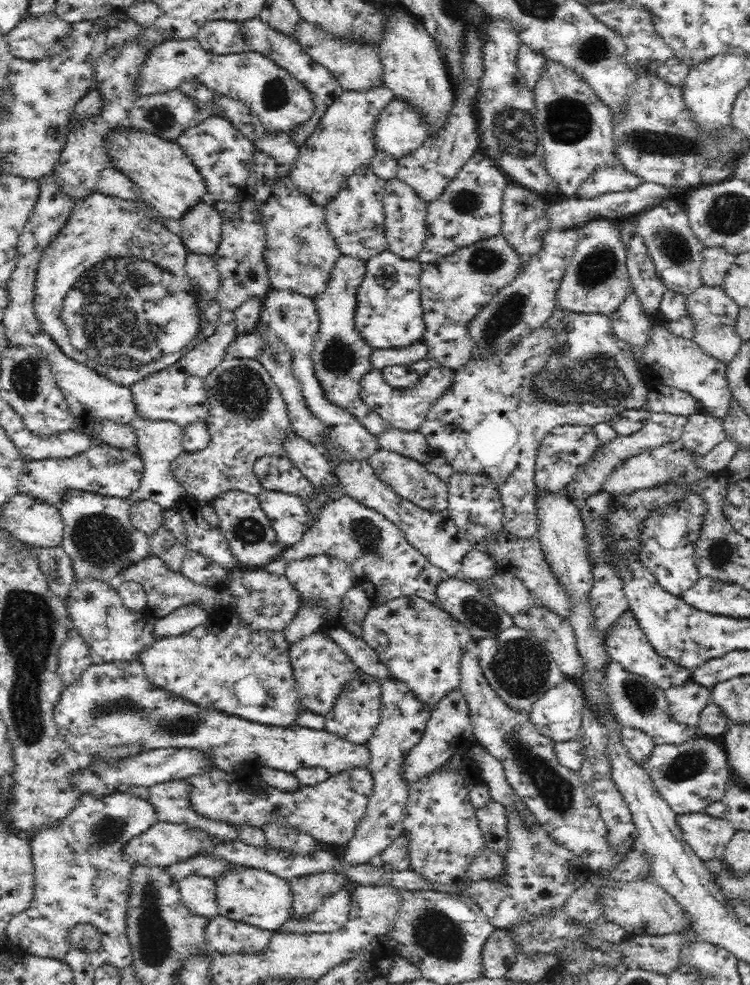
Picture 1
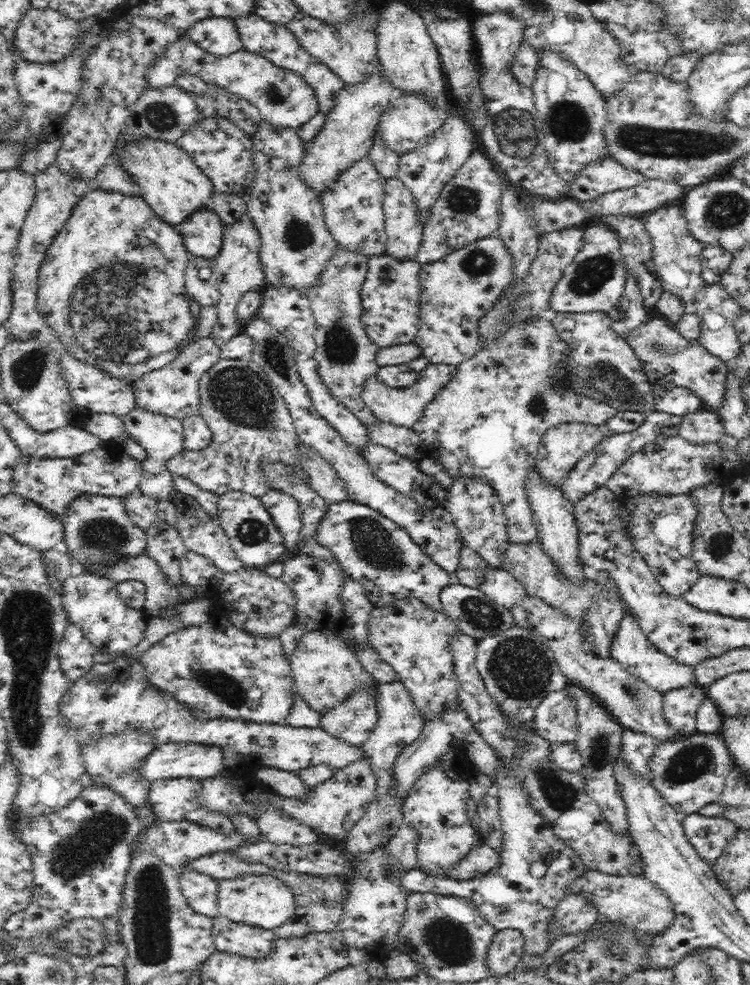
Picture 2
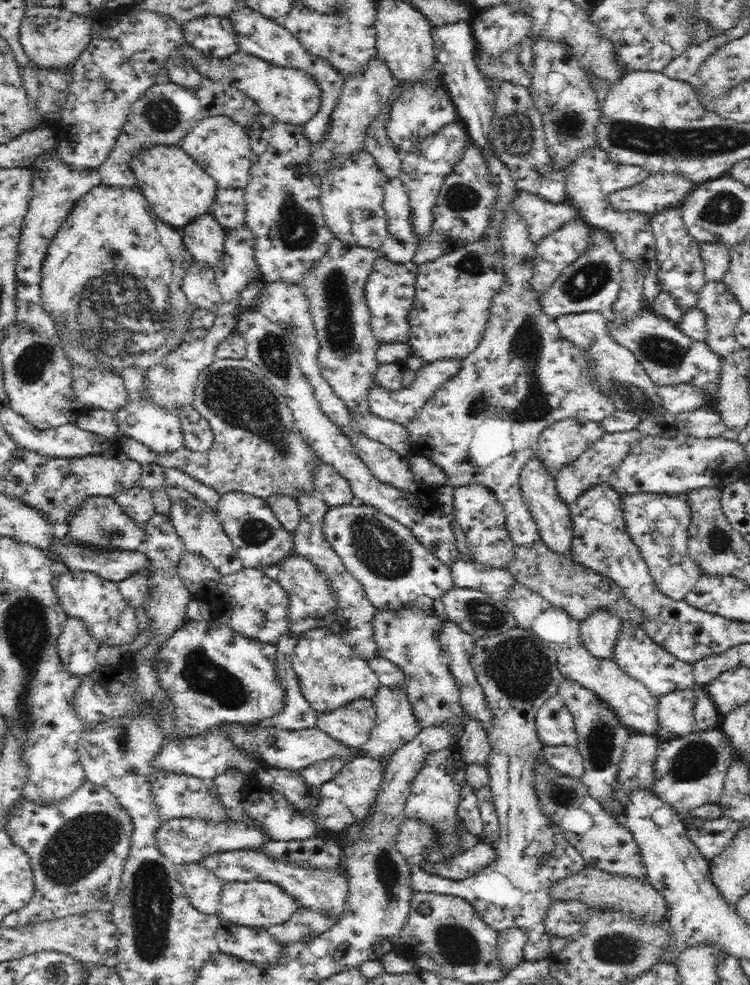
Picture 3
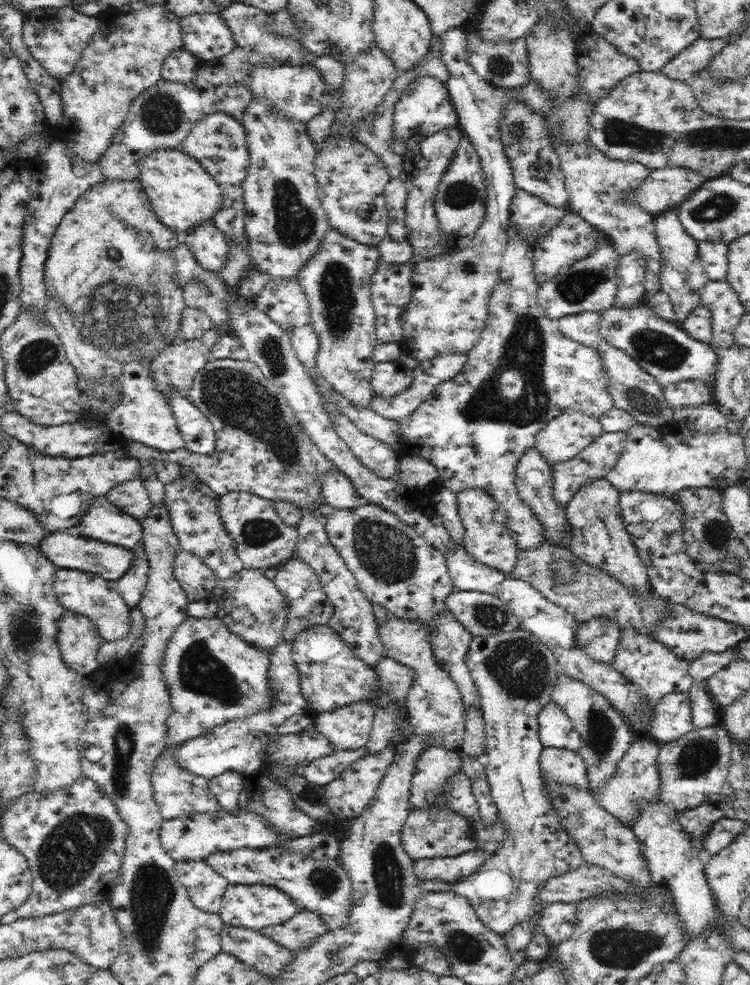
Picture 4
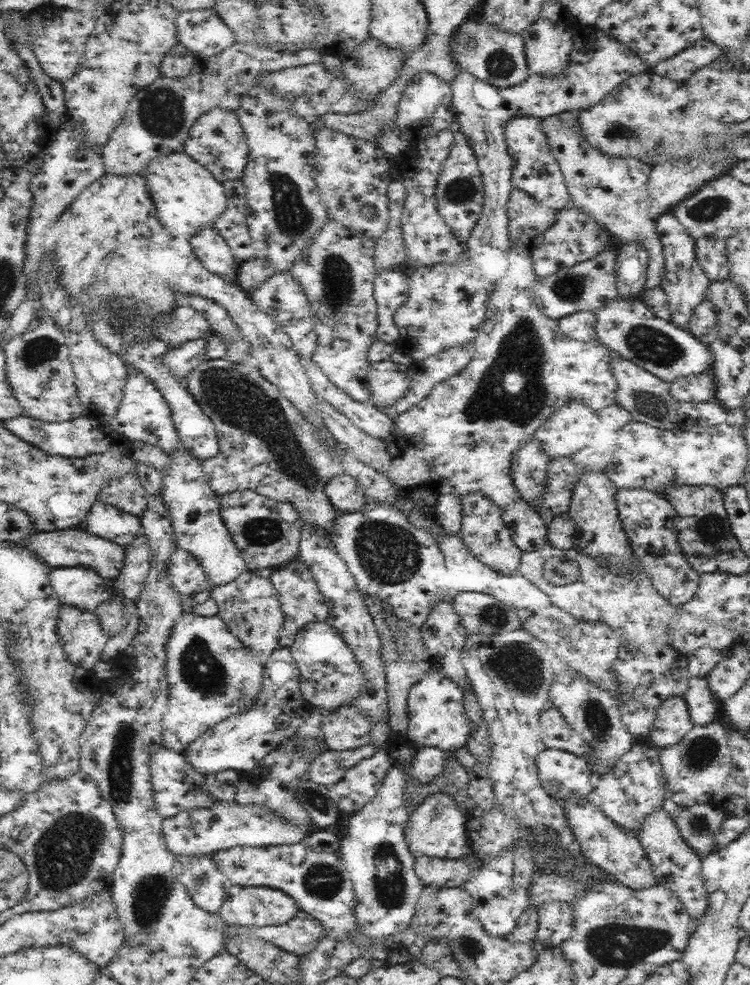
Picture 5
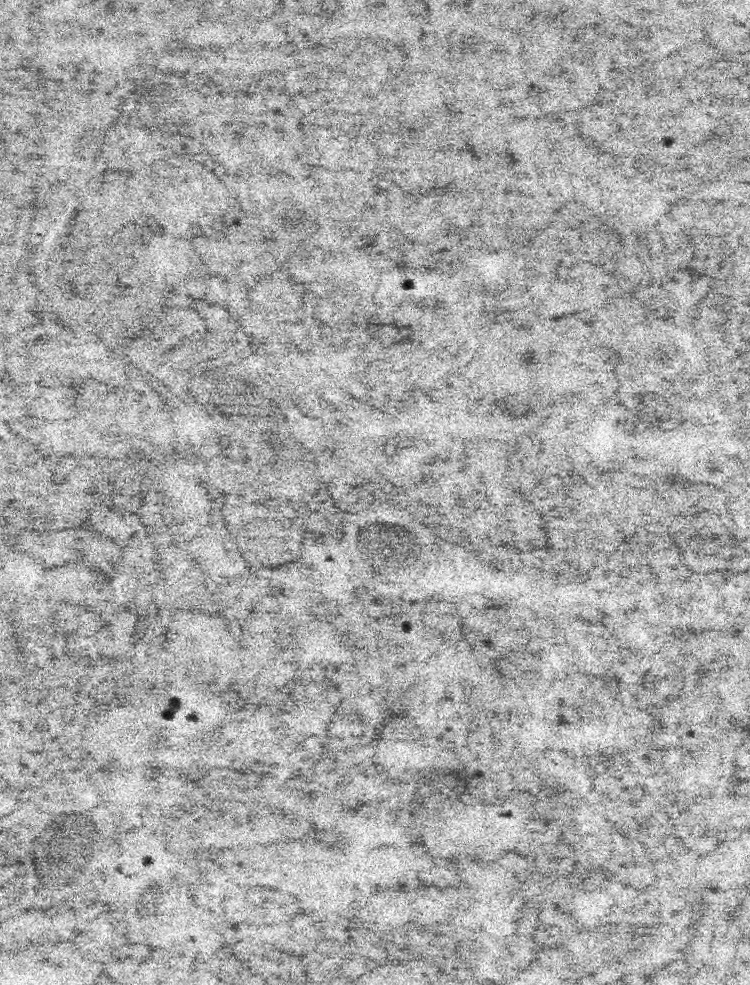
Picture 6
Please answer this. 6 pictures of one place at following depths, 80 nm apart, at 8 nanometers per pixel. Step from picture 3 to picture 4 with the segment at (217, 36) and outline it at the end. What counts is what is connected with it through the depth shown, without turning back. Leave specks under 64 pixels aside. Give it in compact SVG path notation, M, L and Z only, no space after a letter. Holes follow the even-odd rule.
M194 13L179 17L182 46L200 62L216 61L236 45L231 30L219 13Z

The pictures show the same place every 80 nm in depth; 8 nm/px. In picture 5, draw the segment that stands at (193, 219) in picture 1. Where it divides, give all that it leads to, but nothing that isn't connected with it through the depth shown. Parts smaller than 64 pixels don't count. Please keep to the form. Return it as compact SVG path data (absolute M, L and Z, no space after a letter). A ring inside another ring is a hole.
M206 229L190 242L194 253L202 261L207 271L226 280L236 276L240 263L234 259L230 246L219 234L219 230Z

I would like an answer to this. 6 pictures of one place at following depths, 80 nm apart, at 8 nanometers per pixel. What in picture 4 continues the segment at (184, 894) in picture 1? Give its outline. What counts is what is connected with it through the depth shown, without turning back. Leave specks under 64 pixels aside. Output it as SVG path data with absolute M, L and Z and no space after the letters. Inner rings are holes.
M207 859L175 860L175 871L198 908L209 913L220 912L223 896L230 884Z

